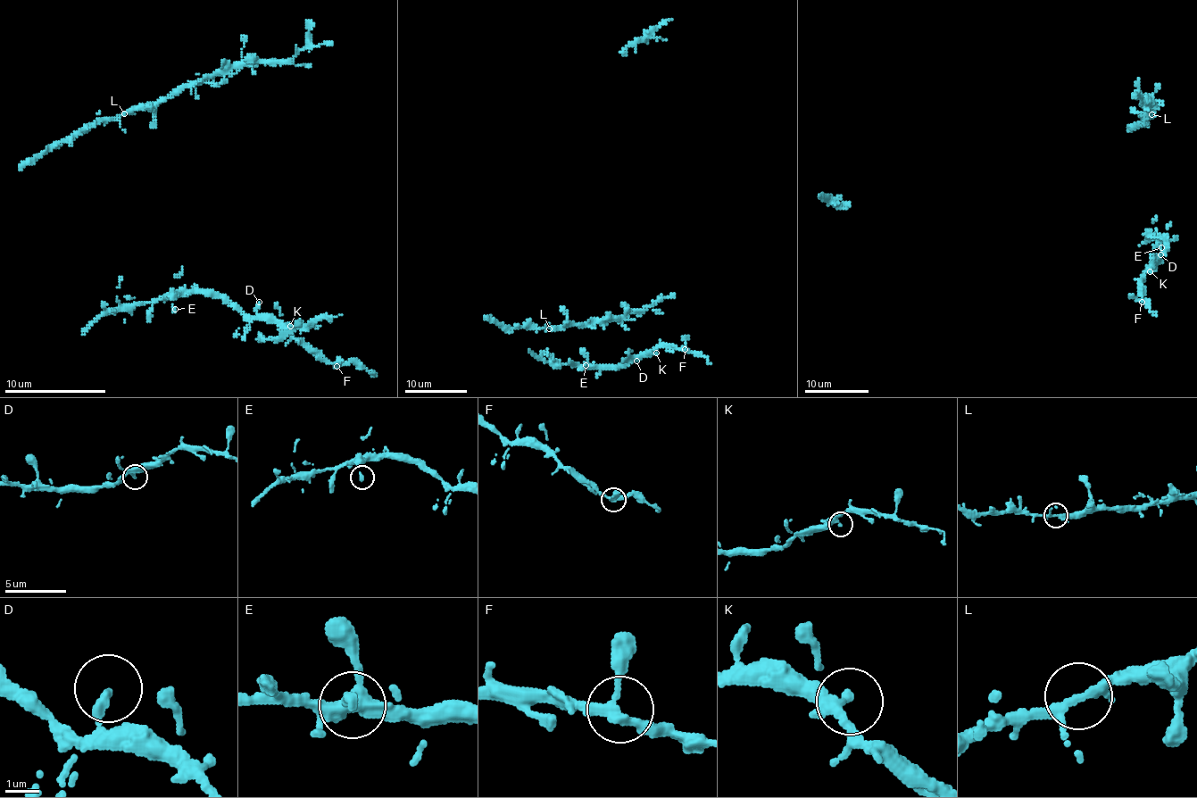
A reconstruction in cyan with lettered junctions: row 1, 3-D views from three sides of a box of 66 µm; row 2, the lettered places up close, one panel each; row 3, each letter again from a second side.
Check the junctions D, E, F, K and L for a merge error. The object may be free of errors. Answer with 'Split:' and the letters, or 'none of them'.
Split: none of them

